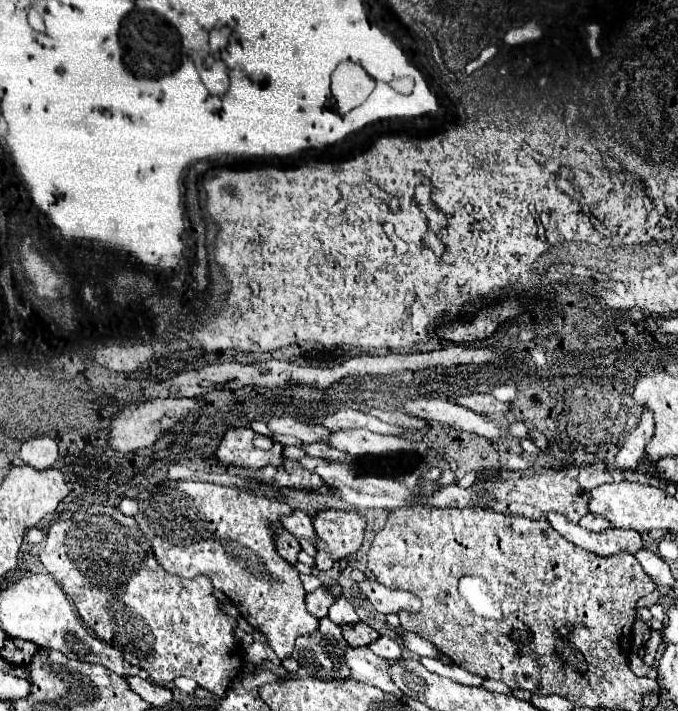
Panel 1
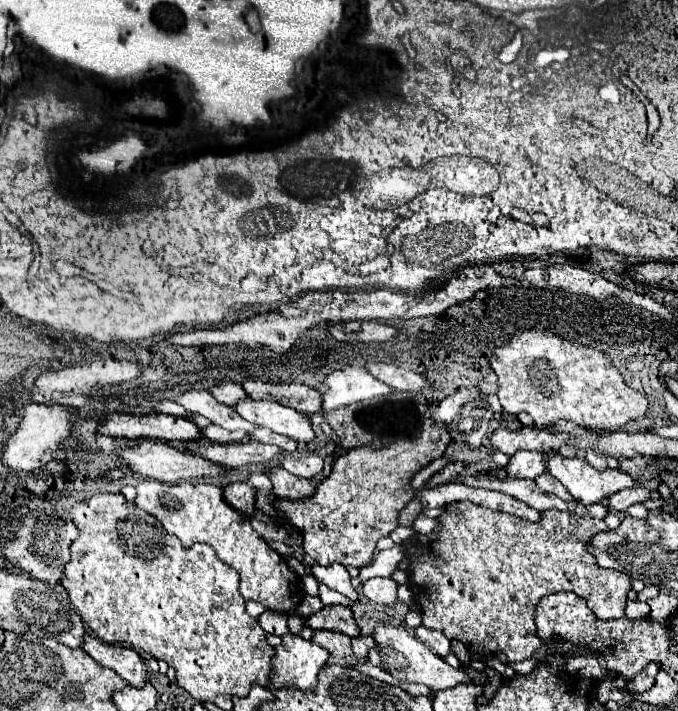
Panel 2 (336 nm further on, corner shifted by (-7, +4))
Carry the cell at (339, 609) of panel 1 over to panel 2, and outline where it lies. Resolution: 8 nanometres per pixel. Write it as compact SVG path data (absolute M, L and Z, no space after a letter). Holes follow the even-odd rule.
M331 563L329 567L323 567L323 565L313 565L313 575L317 581L325 583L329 589L335 589L339 591L341 595L345 595L349 601L357 603L359 597L357 597L357 591L353 589L351 585L351 577L347 573L347 569L339 563Z

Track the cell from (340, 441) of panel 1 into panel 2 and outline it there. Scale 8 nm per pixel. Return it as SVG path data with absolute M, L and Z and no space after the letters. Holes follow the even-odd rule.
M245 399L233 405L241 417L245 417L251 423L257 423L259 427L269 427L275 433L287 435L295 441L313 441L315 431L311 427L311 419L303 411L293 411L291 407L273 403L273 401L255 401Z

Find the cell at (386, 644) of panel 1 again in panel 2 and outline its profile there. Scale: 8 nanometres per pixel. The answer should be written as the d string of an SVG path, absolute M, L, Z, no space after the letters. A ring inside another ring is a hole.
M355 637L353 639L353 655L355 657L365 657L367 651L375 645L373 637Z

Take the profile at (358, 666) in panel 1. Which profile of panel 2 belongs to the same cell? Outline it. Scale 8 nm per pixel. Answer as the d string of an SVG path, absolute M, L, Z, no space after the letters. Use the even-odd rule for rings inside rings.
M315 631L313 641L335 657L351 657L351 637L337 631Z

